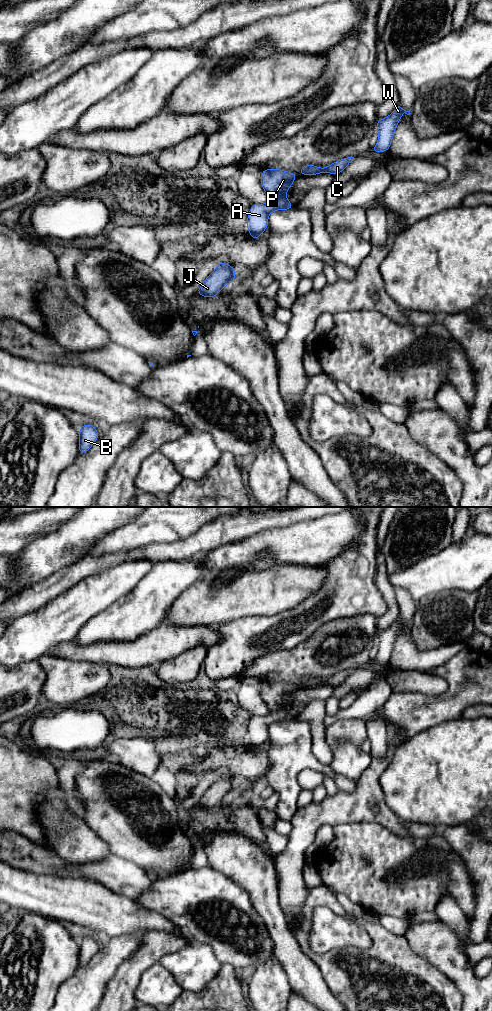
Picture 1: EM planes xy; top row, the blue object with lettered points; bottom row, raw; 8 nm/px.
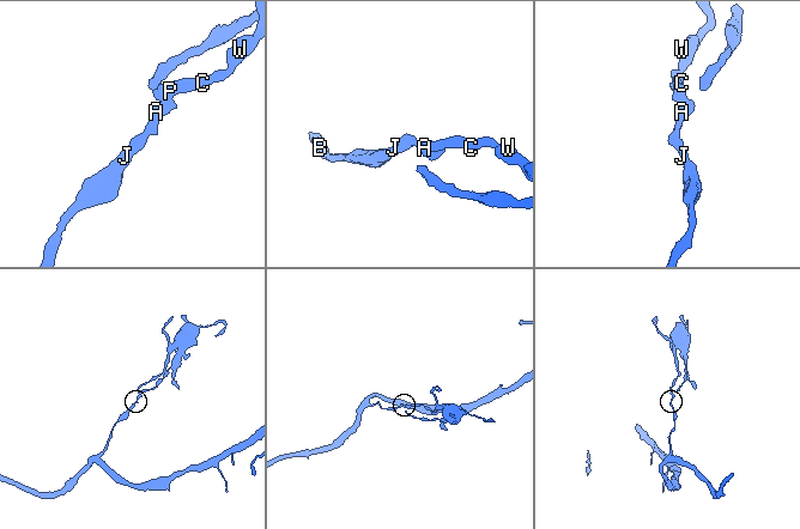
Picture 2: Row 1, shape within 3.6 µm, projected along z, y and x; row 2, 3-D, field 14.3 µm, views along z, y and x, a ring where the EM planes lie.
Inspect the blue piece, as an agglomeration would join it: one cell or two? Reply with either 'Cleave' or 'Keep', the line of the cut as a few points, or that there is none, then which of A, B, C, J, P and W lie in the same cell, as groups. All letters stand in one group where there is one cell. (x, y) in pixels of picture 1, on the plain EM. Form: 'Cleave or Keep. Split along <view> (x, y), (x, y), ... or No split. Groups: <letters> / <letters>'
Cleave. Split along xy (284, 706), (270, 711). Groups: A B J / C P W

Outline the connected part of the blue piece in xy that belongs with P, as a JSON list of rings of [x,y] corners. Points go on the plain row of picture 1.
[[[264,681],[261,684],[261,698],[270,711],[284,708],[296,691],[294,684],[280,681]]]

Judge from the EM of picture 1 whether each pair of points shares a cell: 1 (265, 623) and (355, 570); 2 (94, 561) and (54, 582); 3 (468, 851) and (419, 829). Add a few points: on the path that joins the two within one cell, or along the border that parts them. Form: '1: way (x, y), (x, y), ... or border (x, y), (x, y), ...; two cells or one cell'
1: way (287, 620), (333, 592); one cell
2: way (84, 568), (64, 579); one cell
3: way (456, 839), (450, 833), (443, 830), (431, 830); one cell

